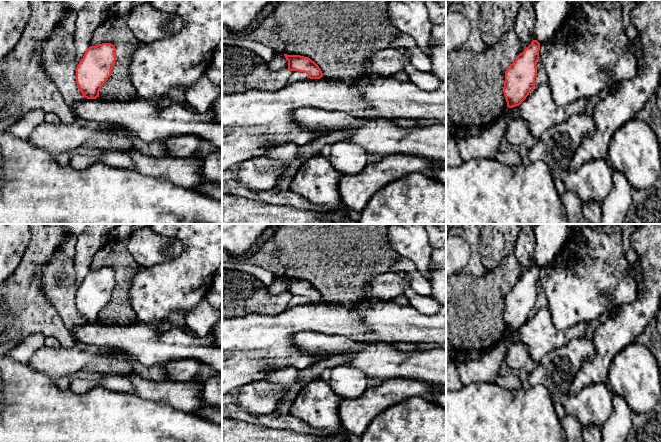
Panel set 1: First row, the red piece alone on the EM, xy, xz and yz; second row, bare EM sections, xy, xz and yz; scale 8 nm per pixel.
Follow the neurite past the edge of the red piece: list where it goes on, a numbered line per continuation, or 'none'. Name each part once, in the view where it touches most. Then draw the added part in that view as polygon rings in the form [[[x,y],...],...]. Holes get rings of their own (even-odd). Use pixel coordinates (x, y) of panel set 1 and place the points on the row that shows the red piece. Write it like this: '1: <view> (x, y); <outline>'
none

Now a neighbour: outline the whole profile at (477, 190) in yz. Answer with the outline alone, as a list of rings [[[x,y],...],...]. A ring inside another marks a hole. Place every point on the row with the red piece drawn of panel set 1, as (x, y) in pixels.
[[[475,158],[457,167],[446,167],[446,224],[569,224],[569,221],[553,175],[543,161],[522,166]]]

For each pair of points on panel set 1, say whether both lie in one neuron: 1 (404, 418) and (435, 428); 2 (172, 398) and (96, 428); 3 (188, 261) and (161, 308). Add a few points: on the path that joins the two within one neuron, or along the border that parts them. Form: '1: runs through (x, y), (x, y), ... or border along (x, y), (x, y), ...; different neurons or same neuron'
1: runs through (412, 426), (414, 428), (427, 428); same neuron
2: border along (138, 397), (144, 400), (158, 401), (183, 412); different neurons
3: runs through (188, 273), (165, 296); same neuron

